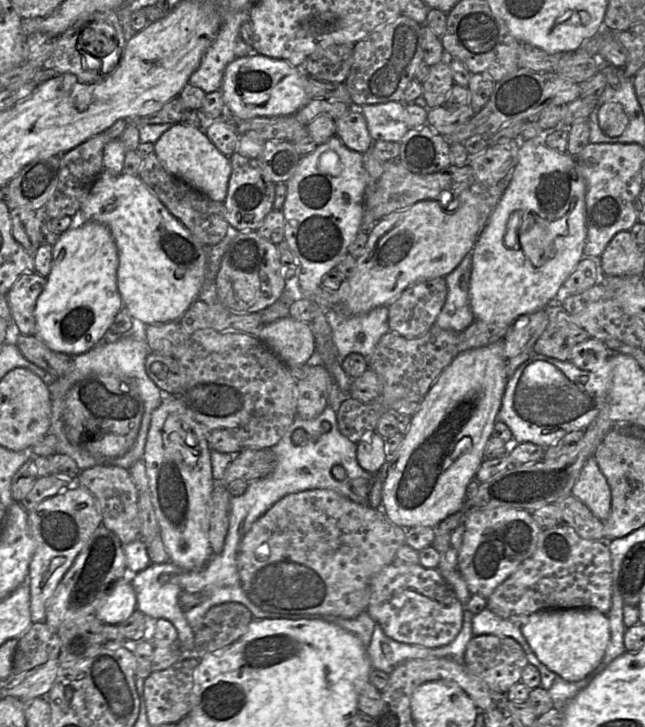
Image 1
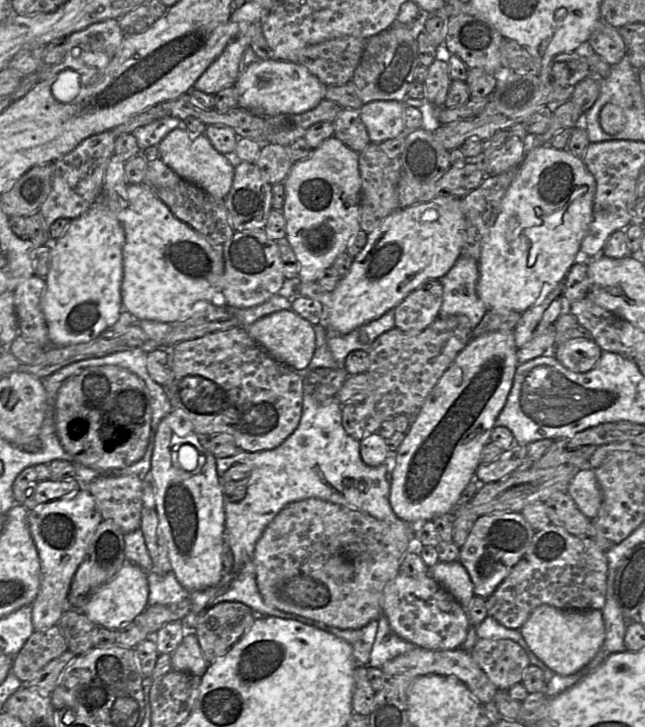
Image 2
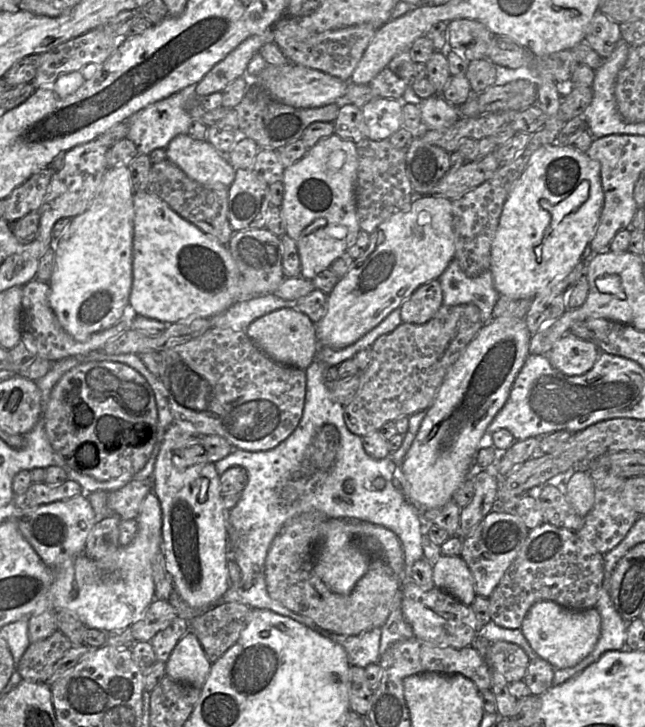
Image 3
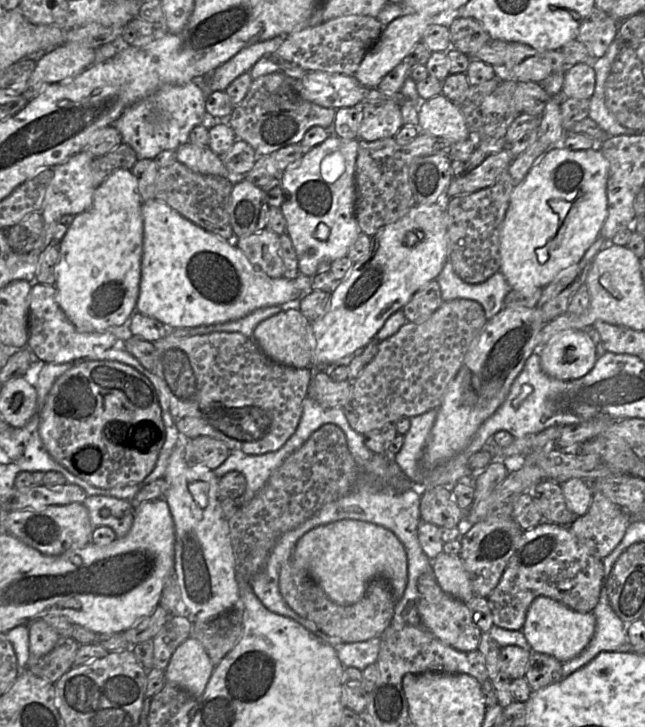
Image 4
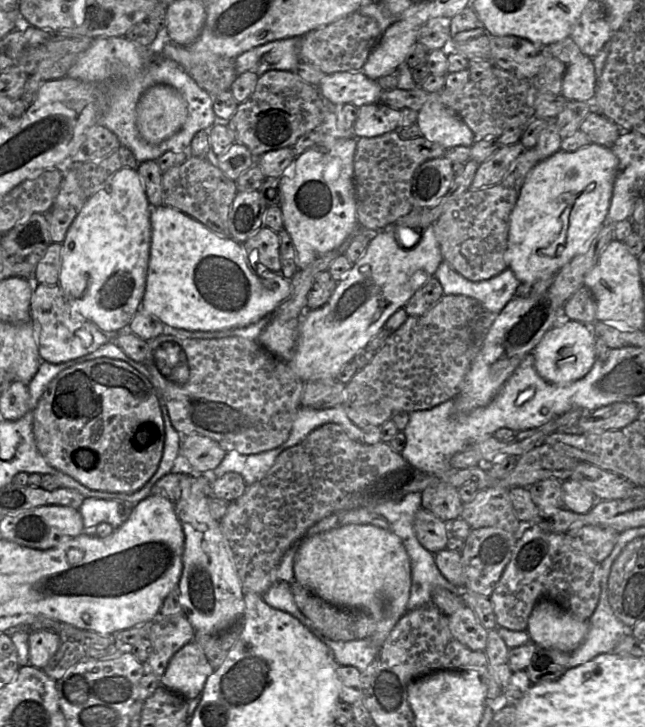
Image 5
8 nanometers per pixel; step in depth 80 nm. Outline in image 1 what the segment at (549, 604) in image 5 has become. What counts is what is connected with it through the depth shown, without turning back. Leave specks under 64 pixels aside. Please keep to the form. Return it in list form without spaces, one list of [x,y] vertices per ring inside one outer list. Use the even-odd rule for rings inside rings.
[[[593,608],[540,610],[520,628],[537,659],[568,682],[581,681],[593,672],[601,663],[610,641],[607,615]]]

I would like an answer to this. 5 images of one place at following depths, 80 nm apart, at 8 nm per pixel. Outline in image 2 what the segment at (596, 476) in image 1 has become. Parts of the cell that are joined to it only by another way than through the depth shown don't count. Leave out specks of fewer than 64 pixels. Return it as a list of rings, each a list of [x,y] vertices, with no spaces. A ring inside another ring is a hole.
[[[590,467],[581,469],[572,478],[566,493],[586,517],[592,520],[598,515],[602,493],[596,475]]]

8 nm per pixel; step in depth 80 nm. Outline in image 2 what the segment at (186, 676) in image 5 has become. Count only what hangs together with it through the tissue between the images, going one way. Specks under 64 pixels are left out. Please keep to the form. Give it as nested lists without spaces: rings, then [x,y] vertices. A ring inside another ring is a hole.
[[[195,634],[185,635],[171,654],[172,670],[202,677],[210,663],[205,659]]]

